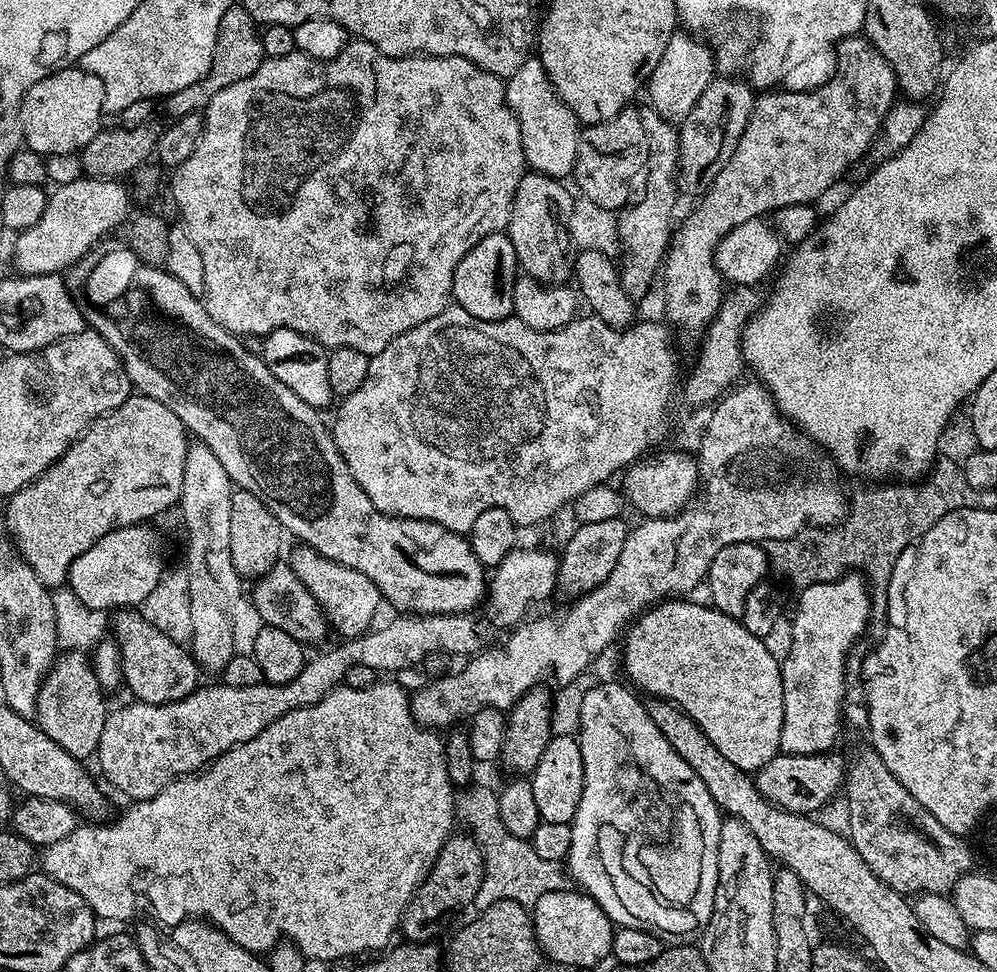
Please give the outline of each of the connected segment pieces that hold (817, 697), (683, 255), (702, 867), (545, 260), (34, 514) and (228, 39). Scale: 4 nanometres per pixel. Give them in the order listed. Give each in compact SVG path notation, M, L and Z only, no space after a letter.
M845 574L837 580L824 580L821 584L803 589L799 596L796 613L792 616L792 641L788 644L788 653L782 656L780 666L784 691L780 751L814 756L828 754L835 749L832 747L840 736L840 711L844 708L844 663L848 660L848 651L863 634L868 615L873 615L874 605L868 582L860 574Z
M860 34L846 38L836 46L836 62L836 73L821 88L810 92L772 90L755 97L749 121L729 160L699 197L700 205L681 224L679 221L662 265L664 312L673 329L685 328L688 332L699 333L707 329L708 323L716 317L726 295L721 274L716 269L716 247L730 230L734 230L734 226L767 217L782 207L818 201L819 196L826 195L835 186L836 180L843 178L847 168L854 167L863 156L869 155L888 111L898 100L895 70Z
M600 682L587 692L583 699L578 739L584 767L584 785L582 786L582 798L578 802L571 823L572 837L566 868L571 879L573 881L576 879L580 883L577 885L592 896L594 902L598 902L598 906L602 906L602 910L612 919L613 925L621 928L641 928L664 938L692 935L695 937L703 933L714 910L714 898L718 890L718 834L721 833L722 813L720 807L714 802L714 798L710 798L710 790L706 790L702 778L698 778L698 774L690 770L688 763L679 756L678 750L674 750L674 746L666 742L662 730L654 726L645 701L643 699L640 701L641 697L631 687L628 688L623 688L620 684Z
M529 171L522 178L522 182L518 182L518 190L514 194L506 234L510 242L514 242L514 254L519 271L540 284L564 286L574 276L574 245L566 223L570 218L574 196L568 193L566 185L567 183L558 181L553 176L543 176L540 172Z
M133 394L128 397L126 402L122 402L122 406L118 406L114 411L106 413L105 416L99 416L70 445L66 450L66 454L62 454L62 458L55 460L38 479L31 480L22 490L18 490L14 495L7 497L5 504L8 505L4 508L3 527L7 528L13 544L16 546L16 551L24 557L24 561L30 566L30 570L34 570L34 574L45 587L49 590L56 590L59 584L63 585L67 581L68 571L74 562L74 558L78 558L78 554L86 554L86 550L90 550L90 546L94 546L94 542L98 542L98 538L102 538L107 532L111 532L113 528L124 528L128 524L152 522L152 519L159 512L164 512L167 508L175 509L177 507L182 494L182 474L186 474L186 450L189 443L190 433L178 418L178 414L174 414L174 410L162 406L162 402L158 402L149 396Z
M233 6L230 10L226 10L208 75L194 86L186 86L186 90L178 90L163 101L165 110L170 114L169 117L175 118L191 112L200 112L208 107L212 96L218 94L218 90L234 82L242 82L242 78L250 78L250 74L254 74L254 70L258 70L258 66L266 59L260 33L261 29L256 21L244 8Z

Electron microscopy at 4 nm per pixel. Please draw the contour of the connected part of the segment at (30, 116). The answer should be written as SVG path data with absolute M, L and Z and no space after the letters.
M79 66L63 68L42 78L42 82L34 82L24 95L19 114L26 147L45 158L54 154L79 153L86 142L100 132L100 119L105 116L102 78Z

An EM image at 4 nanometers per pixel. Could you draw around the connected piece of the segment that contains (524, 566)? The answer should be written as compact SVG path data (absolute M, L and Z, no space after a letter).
M523 546L513 548L491 573L486 584L489 622L496 628L515 629L529 615L527 612L531 604L536 604L539 600L546 599L552 591L554 593L557 591L556 575L559 565L555 551L552 553L544 548L523 548Z

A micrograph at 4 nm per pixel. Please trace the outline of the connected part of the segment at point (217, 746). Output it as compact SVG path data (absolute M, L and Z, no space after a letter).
M400 614L389 622L385 628L379 628L379 626L373 627L371 630L364 633L362 636L353 636L351 638L344 638L339 641L340 645L337 648L332 648L329 652L324 652L321 656L305 659L304 668L298 674L298 678L294 678L294 682L286 682L285 684L270 684L262 683L258 686L226 686L223 682L216 682L216 684L205 683L203 686L197 687L196 691L190 693L185 700L179 700L178 702L170 702L169 704L142 704L139 702L131 702L125 708L109 711L108 717L106 718L106 726L102 726L102 738L98 742L96 747L96 754L94 757L95 763L100 763L100 768L104 771L104 776L121 792L124 796L129 796L129 801L135 802L137 800L145 800L146 798L154 798L154 794L158 794L167 788L168 785L179 780L180 777L189 774L195 774L200 771L201 768L206 764L212 763L213 760L218 759L224 752L228 752L234 746L238 746L242 742L250 742L250 738L258 738L258 734L262 734L262 730L266 730L266 726L270 726L278 718L282 718L282 714L286 714L290 710L295 708L305 708L311 704L319 702L323 696L330 694L334 689L341 687L342 681L345 679L347 672L352 666L368 666L371 670L377 674L392 674L388 672L400 672L403 668L412 668L415 664L423 662L427 656L432 656L435 652L453 652L456 656L464 656L463 658L471 657L473 654L481 651L482 645L480 645L480 628L476 625L475 615L472 614L457 614L454 616L417 616L415 614Z

